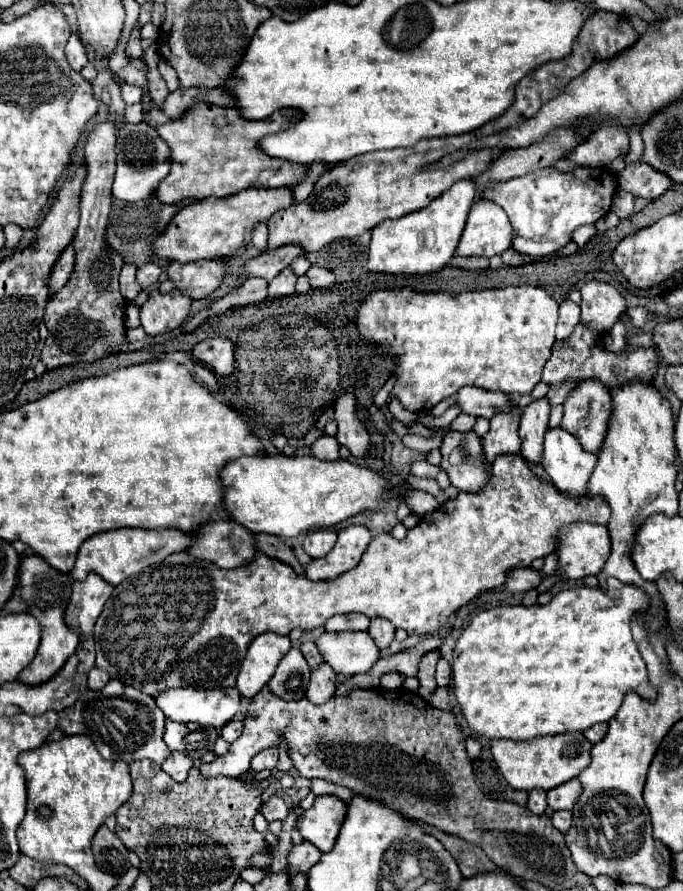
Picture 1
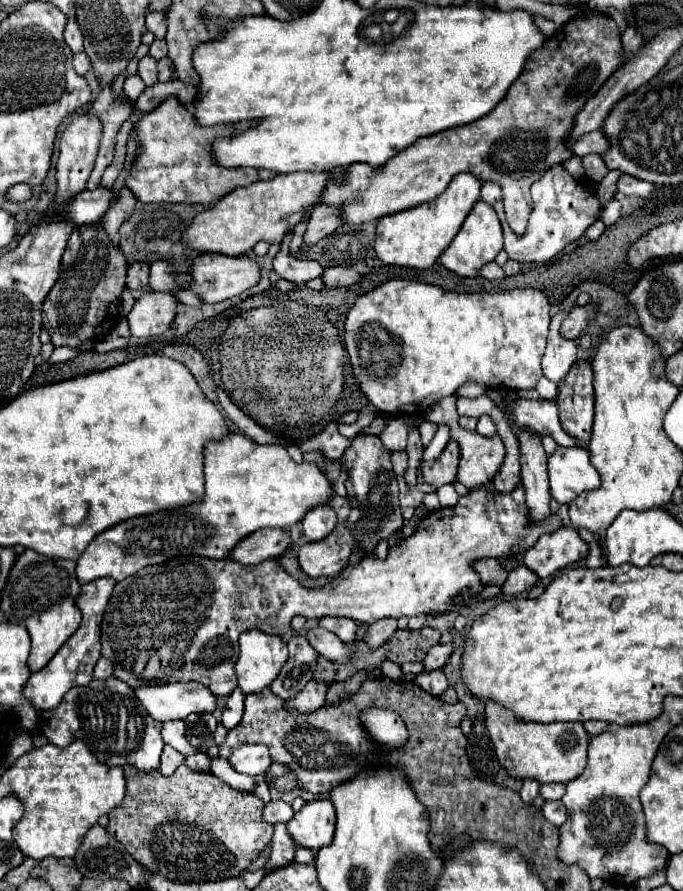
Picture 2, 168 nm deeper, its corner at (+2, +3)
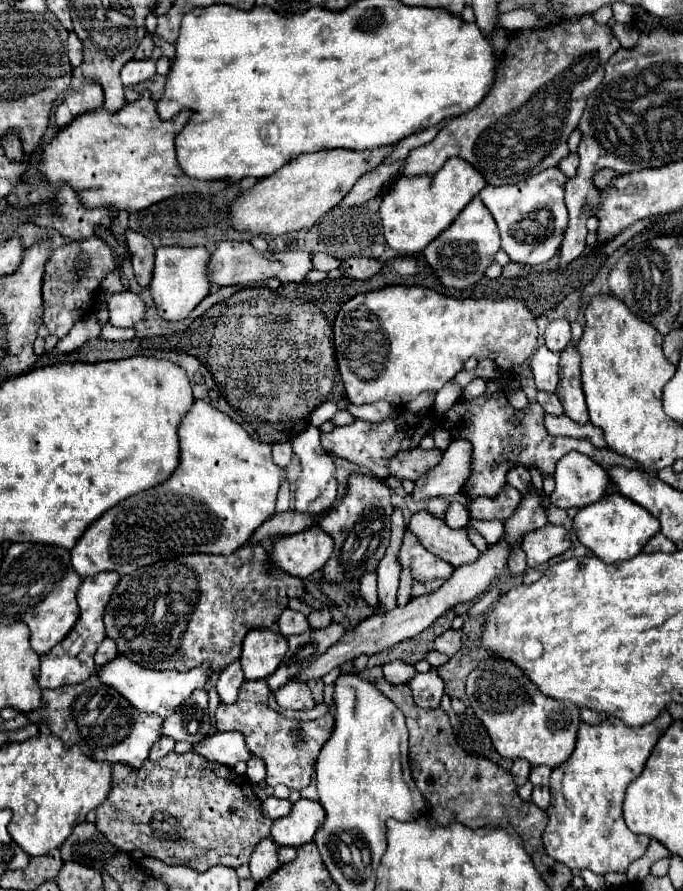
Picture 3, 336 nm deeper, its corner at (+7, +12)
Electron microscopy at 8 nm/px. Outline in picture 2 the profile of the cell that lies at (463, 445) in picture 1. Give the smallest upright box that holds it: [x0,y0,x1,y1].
[422,439,460,487]

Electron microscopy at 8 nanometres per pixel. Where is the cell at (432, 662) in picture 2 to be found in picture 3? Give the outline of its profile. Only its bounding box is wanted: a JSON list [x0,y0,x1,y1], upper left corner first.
[435,630,461,656]

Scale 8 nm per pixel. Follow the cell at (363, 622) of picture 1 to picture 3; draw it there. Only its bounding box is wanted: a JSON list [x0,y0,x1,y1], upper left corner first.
[309,608,333,628]

